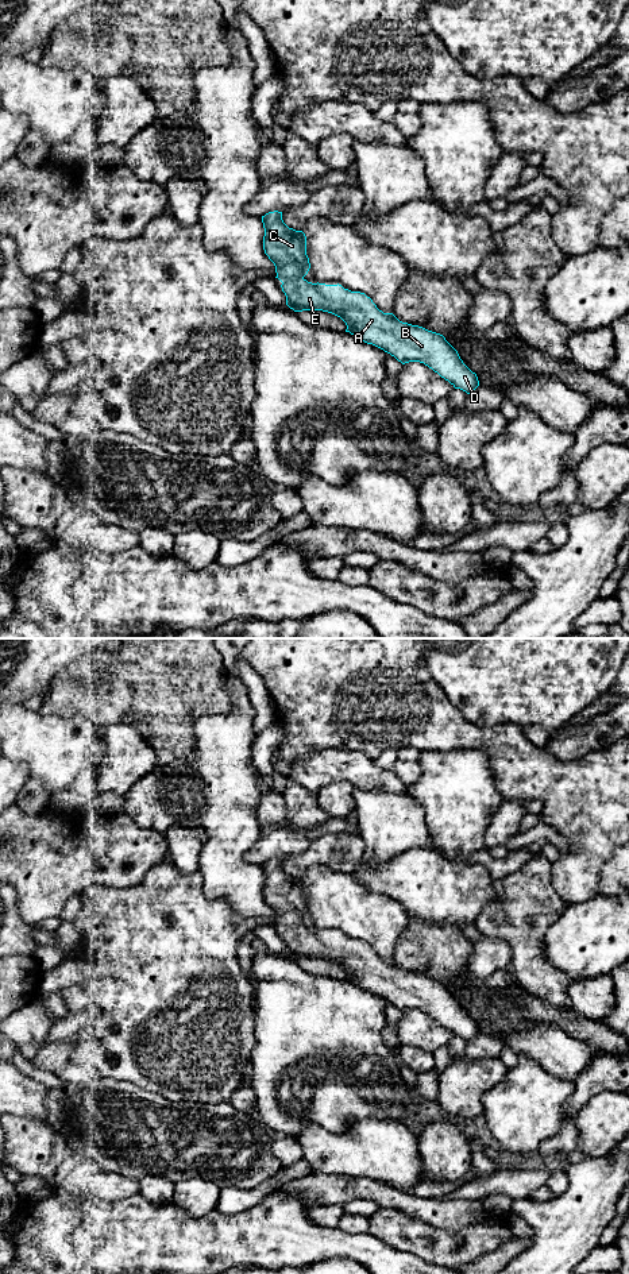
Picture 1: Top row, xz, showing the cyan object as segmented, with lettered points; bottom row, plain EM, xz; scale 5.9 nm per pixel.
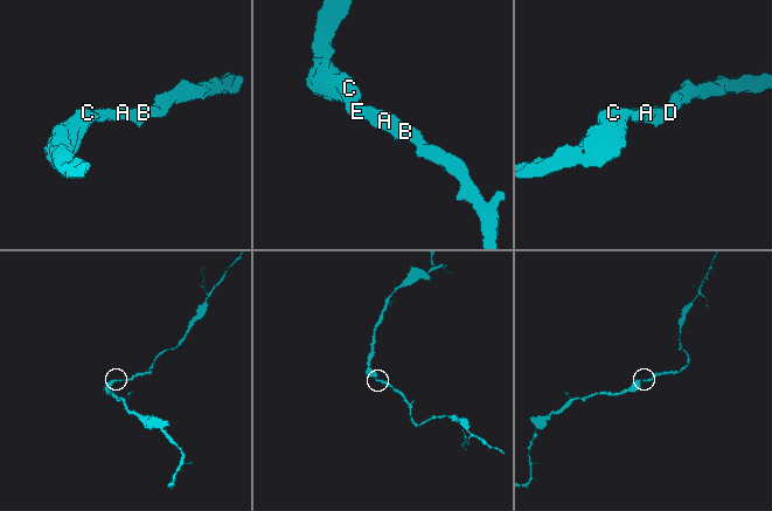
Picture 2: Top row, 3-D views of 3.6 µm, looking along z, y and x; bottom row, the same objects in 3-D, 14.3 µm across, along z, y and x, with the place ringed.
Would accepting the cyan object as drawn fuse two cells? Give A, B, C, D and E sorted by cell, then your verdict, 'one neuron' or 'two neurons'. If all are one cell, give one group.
A B C D E | one neuron

